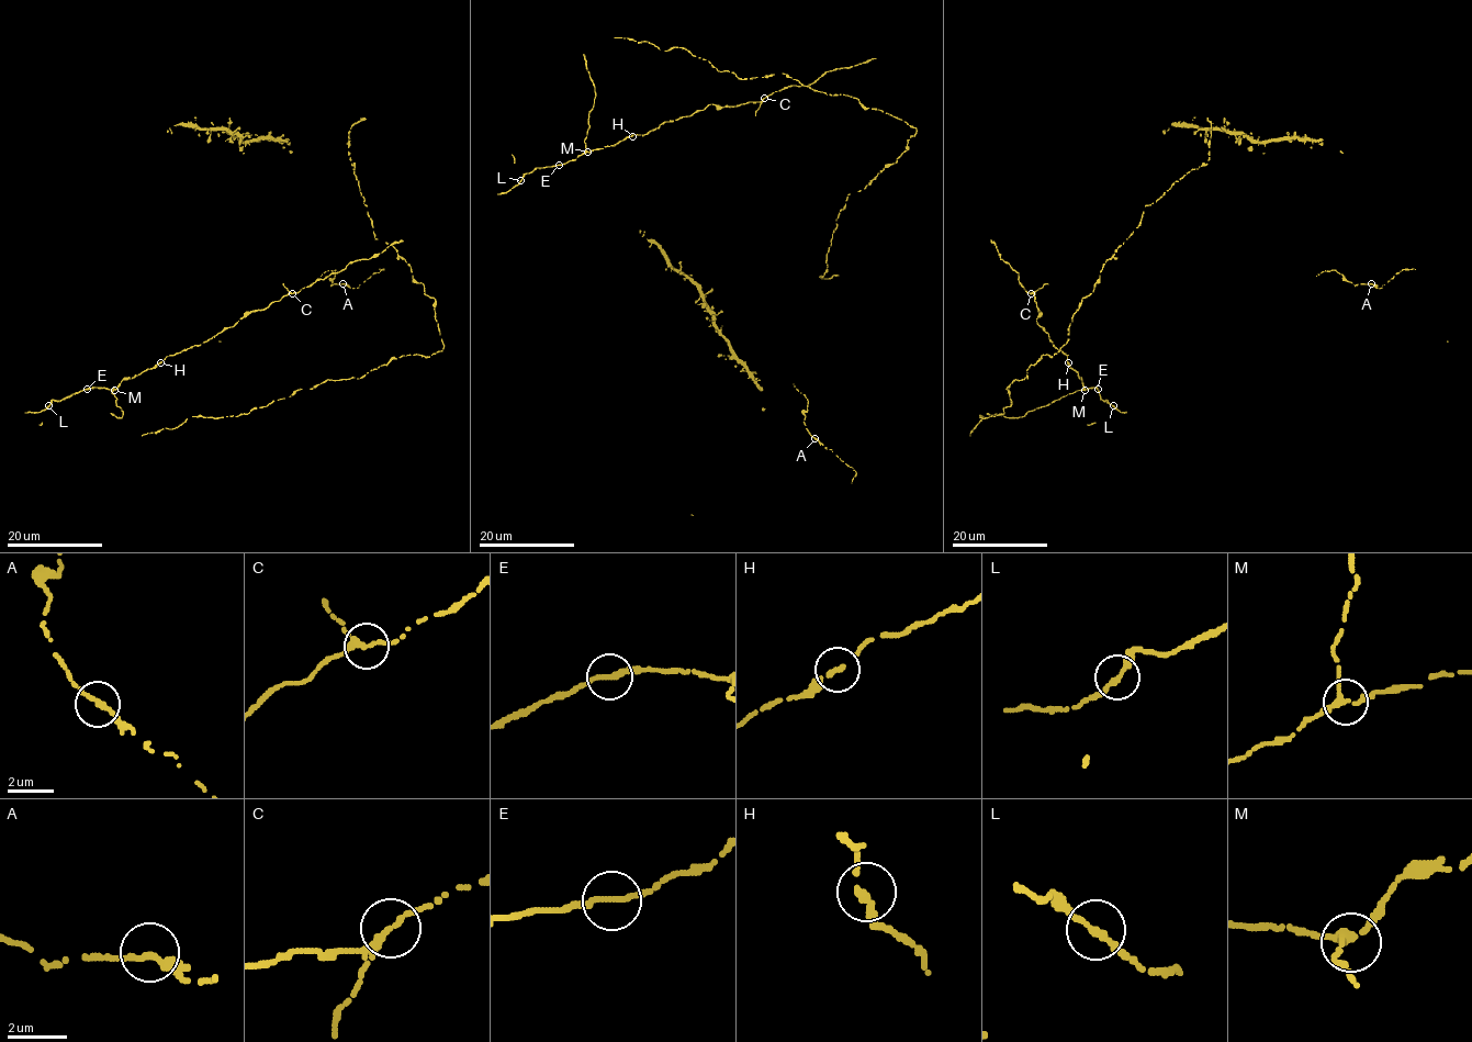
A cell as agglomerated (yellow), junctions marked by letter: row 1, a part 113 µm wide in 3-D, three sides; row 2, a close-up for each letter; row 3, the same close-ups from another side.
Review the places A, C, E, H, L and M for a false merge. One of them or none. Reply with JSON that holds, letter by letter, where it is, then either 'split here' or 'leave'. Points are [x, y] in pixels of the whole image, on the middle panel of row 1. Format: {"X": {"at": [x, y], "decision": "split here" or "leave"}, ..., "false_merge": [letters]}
{"A": {"at": [815, 438], "decision": "leave"}, "C": {"at": [764, 98], "decision": "leave"}, "E": {"at": [559, 165], "decision": "leave"}, "H": {"at": [632, 136], "decision": "leave"}, "L": {"at": [520, 180], "decision": "leave"}, "M": {"at": [587, 152], "decision": "leave"}, "false_merge": []}

